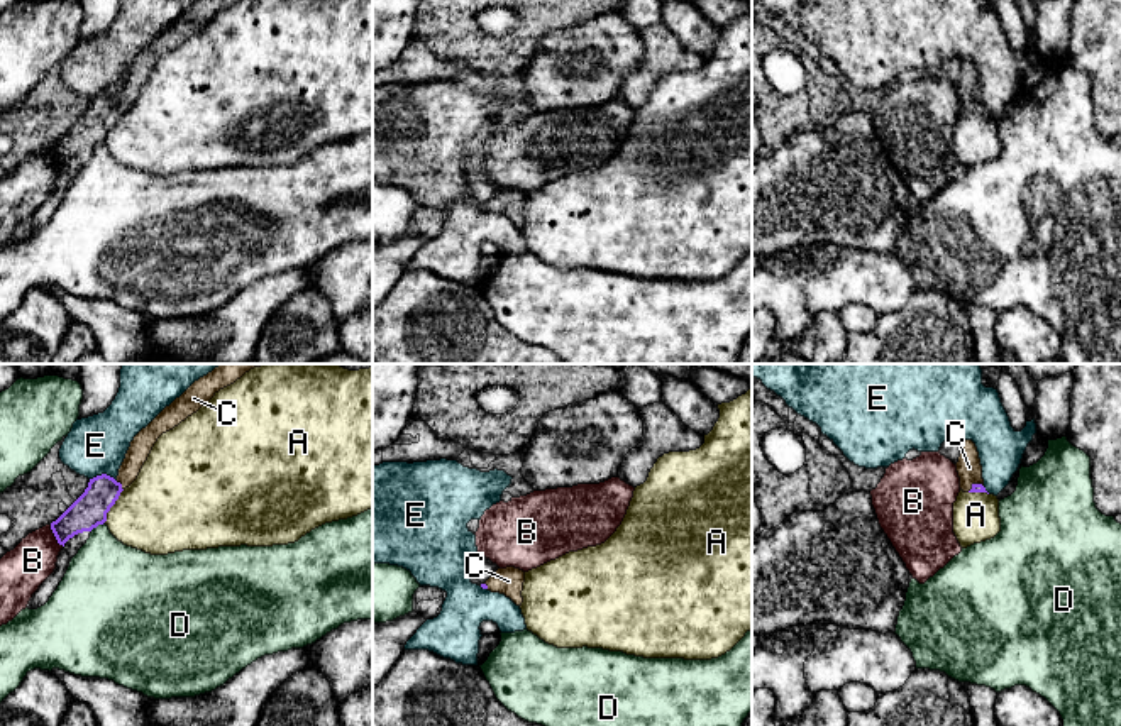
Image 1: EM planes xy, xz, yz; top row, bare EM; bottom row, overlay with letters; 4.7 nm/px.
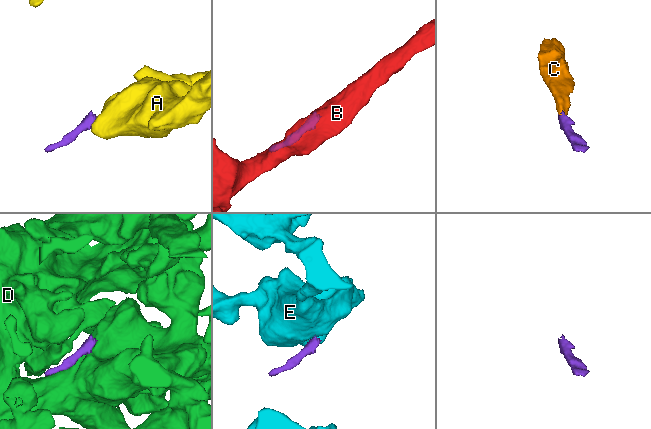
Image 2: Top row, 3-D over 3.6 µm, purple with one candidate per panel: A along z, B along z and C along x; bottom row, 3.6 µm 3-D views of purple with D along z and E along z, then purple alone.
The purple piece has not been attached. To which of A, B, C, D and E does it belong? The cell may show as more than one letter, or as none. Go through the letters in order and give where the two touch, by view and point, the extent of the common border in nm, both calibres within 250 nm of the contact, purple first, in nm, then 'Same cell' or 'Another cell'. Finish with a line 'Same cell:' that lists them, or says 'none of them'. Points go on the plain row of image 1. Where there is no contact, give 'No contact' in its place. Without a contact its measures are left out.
A: Touches purple at xy (112, 126). Shared border 190 nm. Thickness 160 nm (purple) against 400 nm. Another cell
B: Touches purple at xy (55, 156). Shared border 120 nm. Thickness 160 nm (purple) against 220 nm. Another cell
C: Touches purple at xy (121, 105). Shared border 60 nm. Thickness 160 nm (purple) against 100 nm. Same cell
D: Touches purple at xy (97, 146). Shared border 80 nm. Thickness 160 nm (purple) against 360 nm. Another cell
E: Touches purple at xy (104, 95). Shared border 130 nm. Thickness 160 nm (purple) against 280 nm. Another cell
Same cell: C

